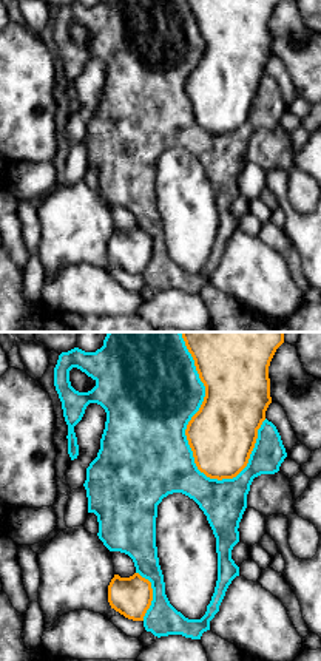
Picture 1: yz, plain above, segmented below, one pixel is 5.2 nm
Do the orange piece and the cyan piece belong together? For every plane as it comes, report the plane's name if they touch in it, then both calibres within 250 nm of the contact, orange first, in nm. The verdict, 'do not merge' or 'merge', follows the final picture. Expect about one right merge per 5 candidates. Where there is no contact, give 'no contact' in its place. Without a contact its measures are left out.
contact in yz; calibres 360 and 500 nm

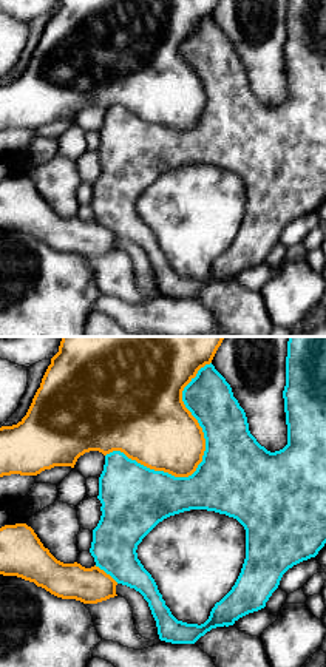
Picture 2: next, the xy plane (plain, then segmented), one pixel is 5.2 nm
contact in xy; calibres 380 and 420 nm

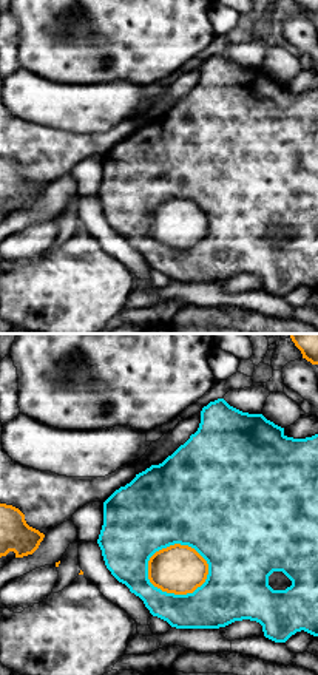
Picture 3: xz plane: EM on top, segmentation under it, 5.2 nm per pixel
contact in xz; calibres 260 and 300 nm

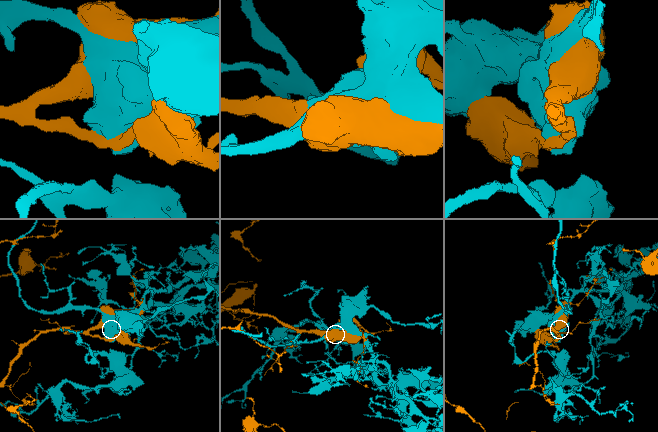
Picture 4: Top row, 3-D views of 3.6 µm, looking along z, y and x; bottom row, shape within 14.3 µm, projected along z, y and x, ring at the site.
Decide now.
do not merge

